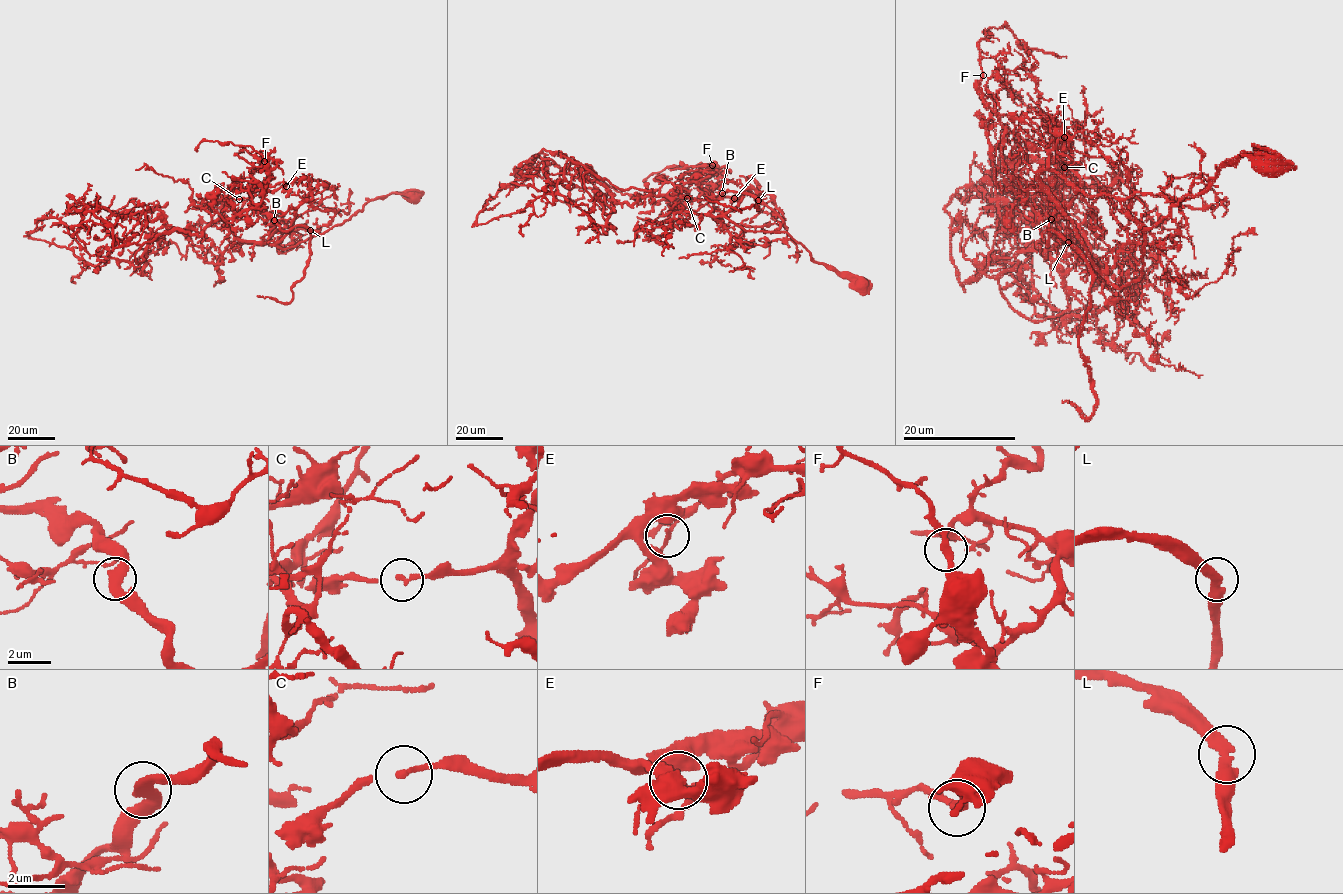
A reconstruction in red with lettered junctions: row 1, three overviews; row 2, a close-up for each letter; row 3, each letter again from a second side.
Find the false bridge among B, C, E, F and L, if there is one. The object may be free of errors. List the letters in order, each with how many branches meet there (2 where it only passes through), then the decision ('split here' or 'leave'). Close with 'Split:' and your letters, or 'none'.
B: 2 | leave
C: 2 | leave
E: 2 | split here
F: 2 | leave
L: 2 | leave
Split: E

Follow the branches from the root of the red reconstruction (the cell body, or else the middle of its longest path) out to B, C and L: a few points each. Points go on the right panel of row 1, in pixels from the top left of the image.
B: (1271, 164), (1246, 153), (1184, 195), (1121, 288), (1031, 185), (1066, 212), (1051, 219)
C: (1271, 164), (1246, 153), (1184, 195), (1121, 288), (1024, 199), (1030, 149), (1063, 167)
L: (1271, 164), (1246, 153), (1184, 195), (1121, 288), (1031, 185), (1066, 212), (1042, 239), (1068, 242)

